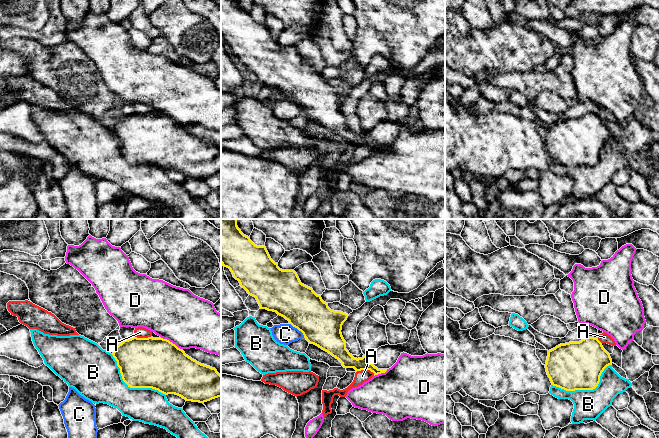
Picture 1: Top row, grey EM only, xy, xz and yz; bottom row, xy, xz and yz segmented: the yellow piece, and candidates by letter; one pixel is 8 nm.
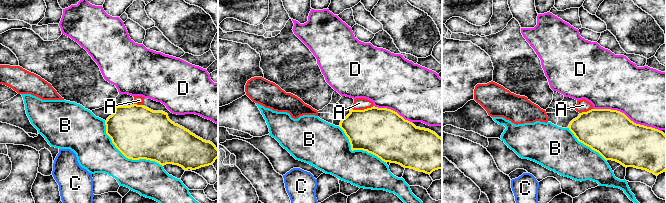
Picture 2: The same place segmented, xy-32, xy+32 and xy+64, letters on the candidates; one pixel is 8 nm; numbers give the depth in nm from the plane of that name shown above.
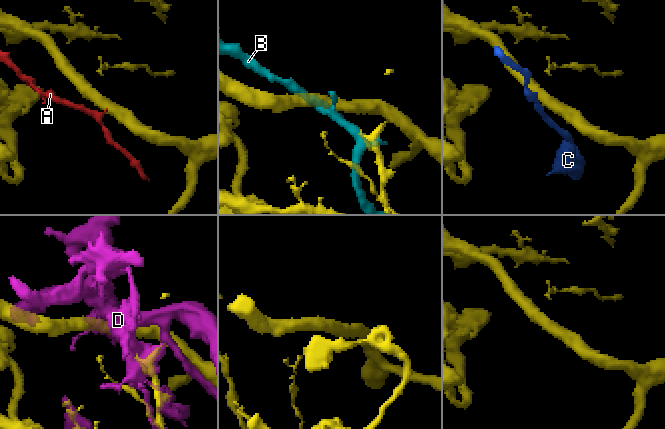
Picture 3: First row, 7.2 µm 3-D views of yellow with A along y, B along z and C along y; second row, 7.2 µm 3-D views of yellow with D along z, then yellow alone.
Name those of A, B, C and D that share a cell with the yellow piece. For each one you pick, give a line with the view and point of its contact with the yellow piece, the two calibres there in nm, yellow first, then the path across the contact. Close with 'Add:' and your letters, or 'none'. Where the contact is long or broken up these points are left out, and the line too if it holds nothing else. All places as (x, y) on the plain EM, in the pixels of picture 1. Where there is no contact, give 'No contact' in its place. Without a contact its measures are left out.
Add: none

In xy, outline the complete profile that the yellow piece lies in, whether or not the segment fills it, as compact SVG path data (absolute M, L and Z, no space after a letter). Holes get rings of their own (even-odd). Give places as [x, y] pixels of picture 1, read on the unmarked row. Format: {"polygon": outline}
{"polygon": "M133 113L123 116L112 131L130 164L152 164L199 179L221 173L217 146L192 135L167 115Z"}

